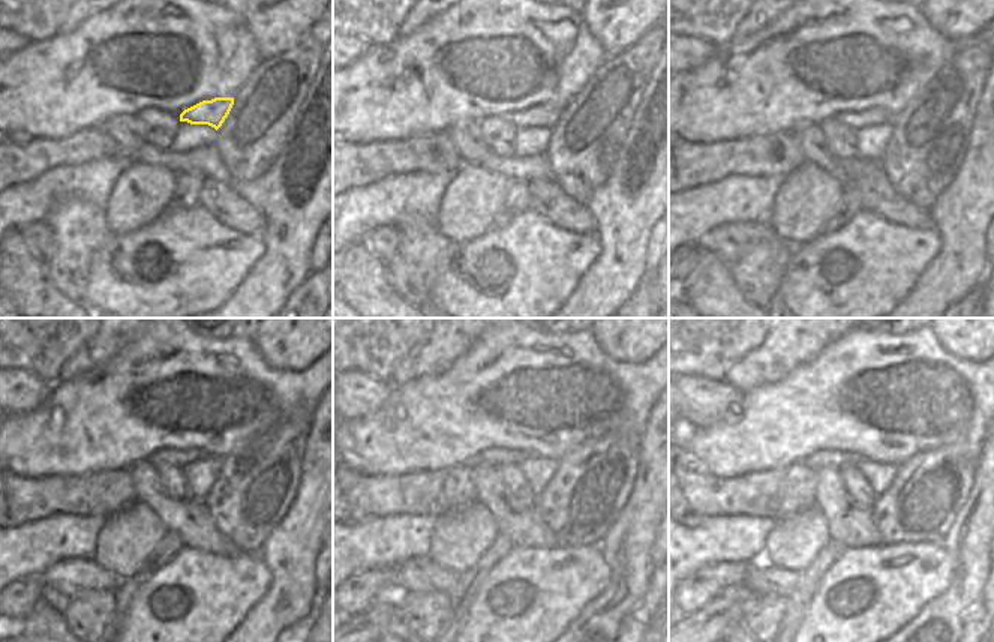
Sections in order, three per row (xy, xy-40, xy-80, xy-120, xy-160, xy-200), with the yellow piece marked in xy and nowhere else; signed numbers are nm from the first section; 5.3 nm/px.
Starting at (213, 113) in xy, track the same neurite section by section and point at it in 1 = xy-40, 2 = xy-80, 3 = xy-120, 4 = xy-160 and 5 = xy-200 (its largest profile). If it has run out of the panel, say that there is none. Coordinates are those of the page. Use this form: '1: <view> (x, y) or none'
1: xy-40 (543, 116)
2: xy-80 (855, 120)
3: xy-120 (183, 456)
4: xy-160 (516, 458)
5: xy-200 (847, 459)

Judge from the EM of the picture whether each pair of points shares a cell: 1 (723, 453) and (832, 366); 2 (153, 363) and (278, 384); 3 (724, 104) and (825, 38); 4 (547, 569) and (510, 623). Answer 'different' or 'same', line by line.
1: same
2: same
3: same
4: same

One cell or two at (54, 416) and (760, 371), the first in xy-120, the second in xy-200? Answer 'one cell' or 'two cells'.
two cells

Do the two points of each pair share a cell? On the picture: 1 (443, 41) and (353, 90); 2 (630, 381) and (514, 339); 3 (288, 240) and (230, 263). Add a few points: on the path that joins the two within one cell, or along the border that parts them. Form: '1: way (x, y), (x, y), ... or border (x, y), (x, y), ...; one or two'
1: way (420, 62), (407, 63), (380, 90), (375, 90); one
2: way (601, 365), (585, 362), (573, 350), (543, 356); one
3: border (260, 237), (264, 254), (245, 278); two

